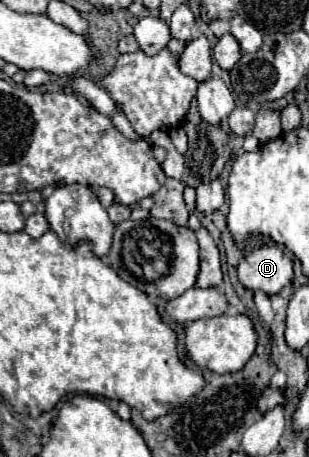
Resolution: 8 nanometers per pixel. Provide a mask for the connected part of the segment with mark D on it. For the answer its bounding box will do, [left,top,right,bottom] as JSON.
[239,245,293,295]

